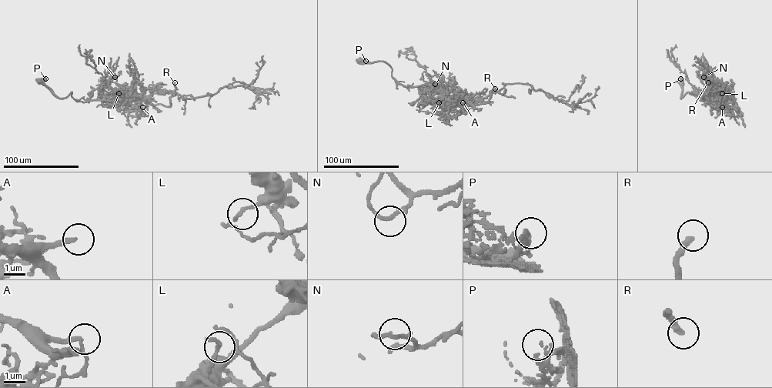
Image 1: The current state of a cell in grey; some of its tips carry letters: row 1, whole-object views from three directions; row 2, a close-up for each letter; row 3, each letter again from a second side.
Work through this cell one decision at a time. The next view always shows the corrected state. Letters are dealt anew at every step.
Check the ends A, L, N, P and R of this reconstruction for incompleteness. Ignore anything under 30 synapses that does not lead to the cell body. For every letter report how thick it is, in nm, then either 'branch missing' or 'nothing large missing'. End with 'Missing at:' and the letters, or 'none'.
A: calibre 220 nm; branch missing
L: calibre 160 nm; nothing large missing
N: calibre 150 nm; nothing large missing
P: calibre 70 nm; nothing large missing
R: calibre 280 nm; branch missing
Missing at: A, R

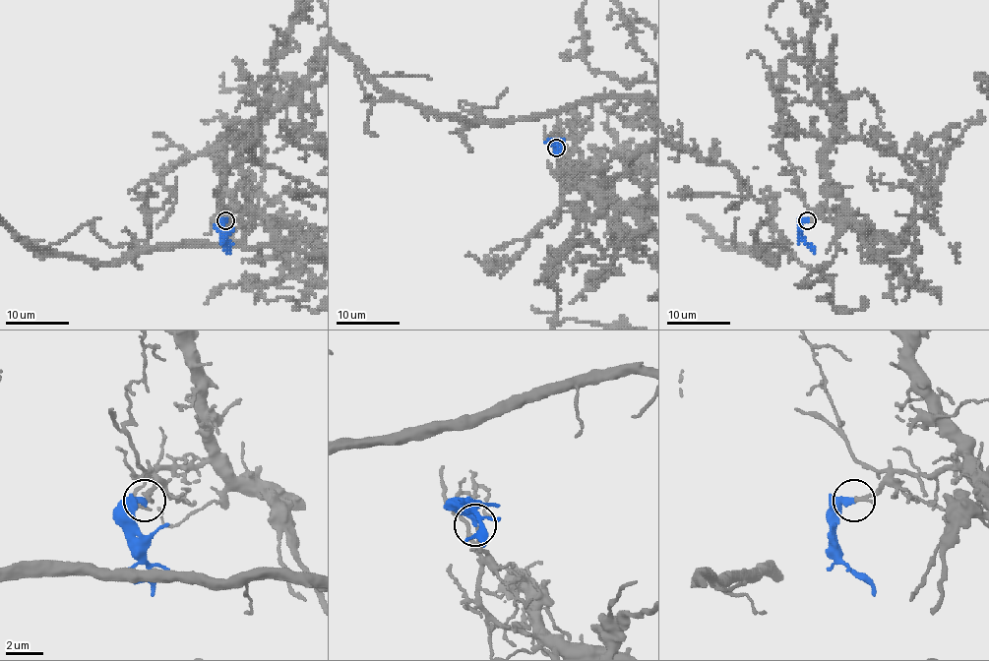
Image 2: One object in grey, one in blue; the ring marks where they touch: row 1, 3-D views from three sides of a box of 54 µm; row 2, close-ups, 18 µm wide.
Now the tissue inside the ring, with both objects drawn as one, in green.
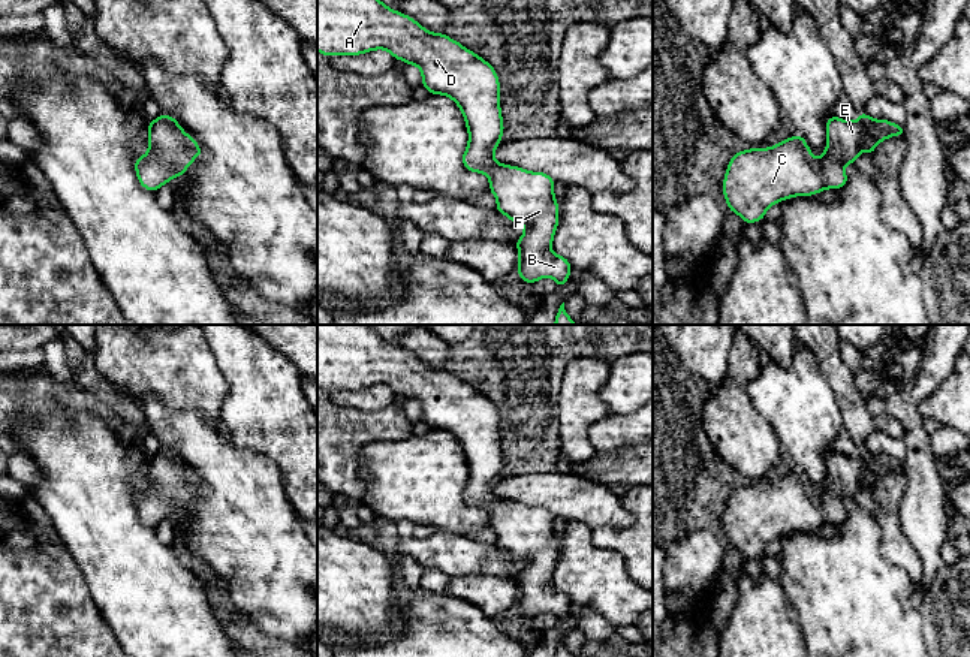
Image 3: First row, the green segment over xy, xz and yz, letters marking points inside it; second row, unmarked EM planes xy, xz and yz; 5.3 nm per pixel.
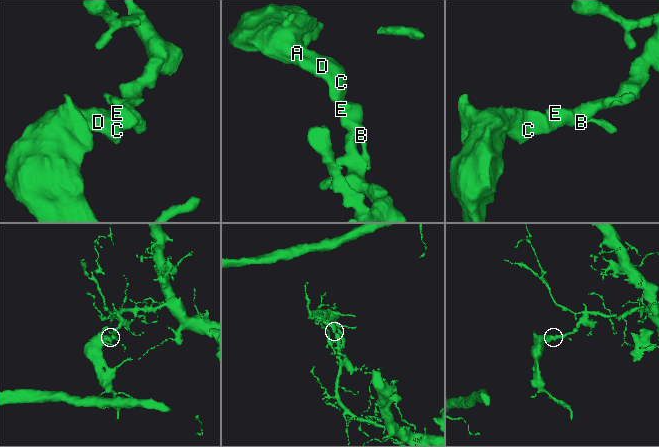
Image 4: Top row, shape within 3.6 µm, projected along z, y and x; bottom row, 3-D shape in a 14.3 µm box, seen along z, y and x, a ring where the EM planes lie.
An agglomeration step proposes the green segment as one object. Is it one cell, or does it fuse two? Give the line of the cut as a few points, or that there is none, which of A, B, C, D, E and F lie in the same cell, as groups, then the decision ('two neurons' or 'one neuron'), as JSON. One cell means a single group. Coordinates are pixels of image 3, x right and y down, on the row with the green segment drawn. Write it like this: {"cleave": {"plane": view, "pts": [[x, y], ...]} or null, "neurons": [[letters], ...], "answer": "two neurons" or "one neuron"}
{"cleave": null, "neurons": [["A", "B", "C", "D", "E", "F"]], "answer": "one neuron"}

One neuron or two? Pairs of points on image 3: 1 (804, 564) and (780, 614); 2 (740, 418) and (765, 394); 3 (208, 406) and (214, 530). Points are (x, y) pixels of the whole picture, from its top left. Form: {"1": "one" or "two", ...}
{"1": "two", "2": "two", "3": "two"}

